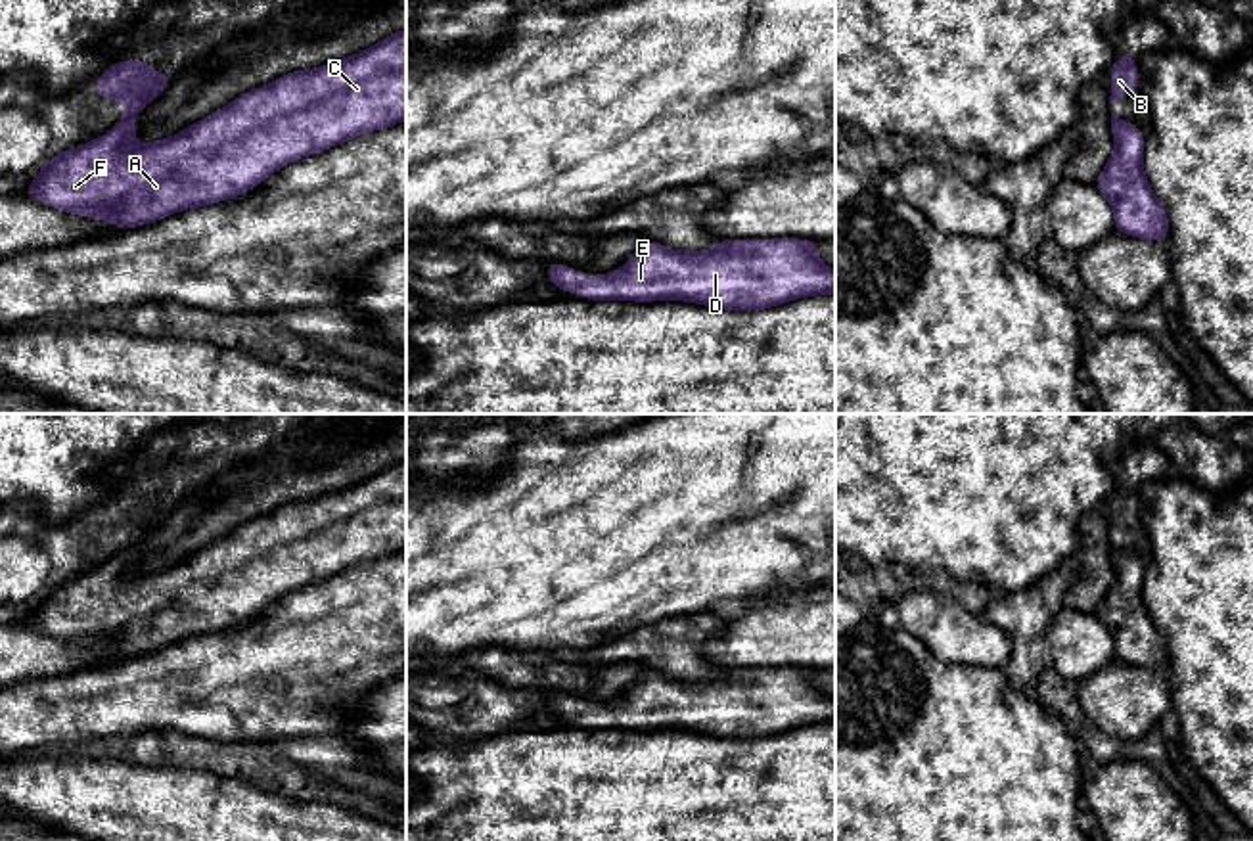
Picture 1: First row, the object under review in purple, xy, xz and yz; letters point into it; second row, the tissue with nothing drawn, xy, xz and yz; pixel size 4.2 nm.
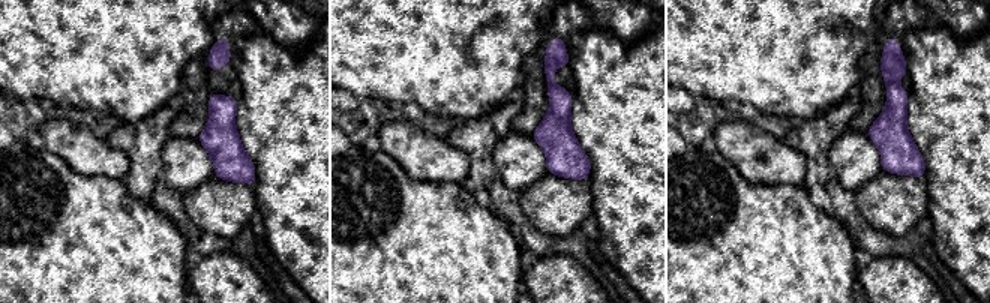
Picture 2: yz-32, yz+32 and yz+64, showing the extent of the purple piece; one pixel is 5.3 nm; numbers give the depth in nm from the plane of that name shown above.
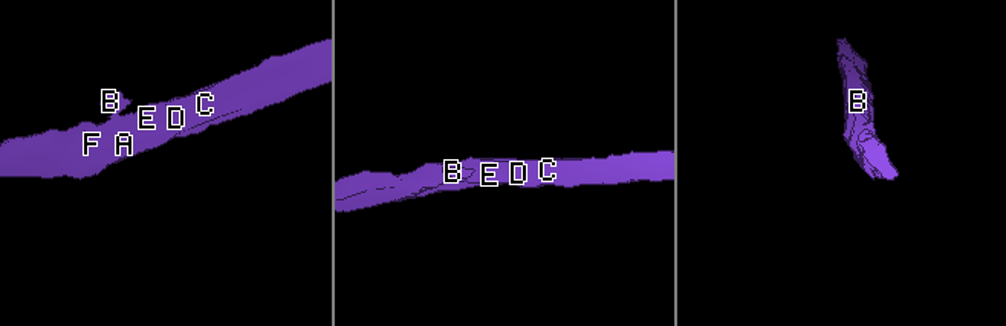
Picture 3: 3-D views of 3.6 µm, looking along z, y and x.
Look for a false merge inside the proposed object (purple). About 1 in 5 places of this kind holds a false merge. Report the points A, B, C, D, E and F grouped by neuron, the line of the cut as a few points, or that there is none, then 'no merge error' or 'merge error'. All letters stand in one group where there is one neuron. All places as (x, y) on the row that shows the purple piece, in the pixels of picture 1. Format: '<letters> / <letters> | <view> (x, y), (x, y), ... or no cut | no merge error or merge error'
A C D E F / B | xy (127, 119), (119, 123) | merge error

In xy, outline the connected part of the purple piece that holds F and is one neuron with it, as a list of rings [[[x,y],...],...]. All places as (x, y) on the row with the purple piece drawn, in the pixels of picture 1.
[[[406,29],[343,59],[282,75],[165,140],[136,142],[136,121],[119,123],[92,142],[54,153],[23,193],[128,230],[230,201],[293,161],[400,121],[406,121]]]

